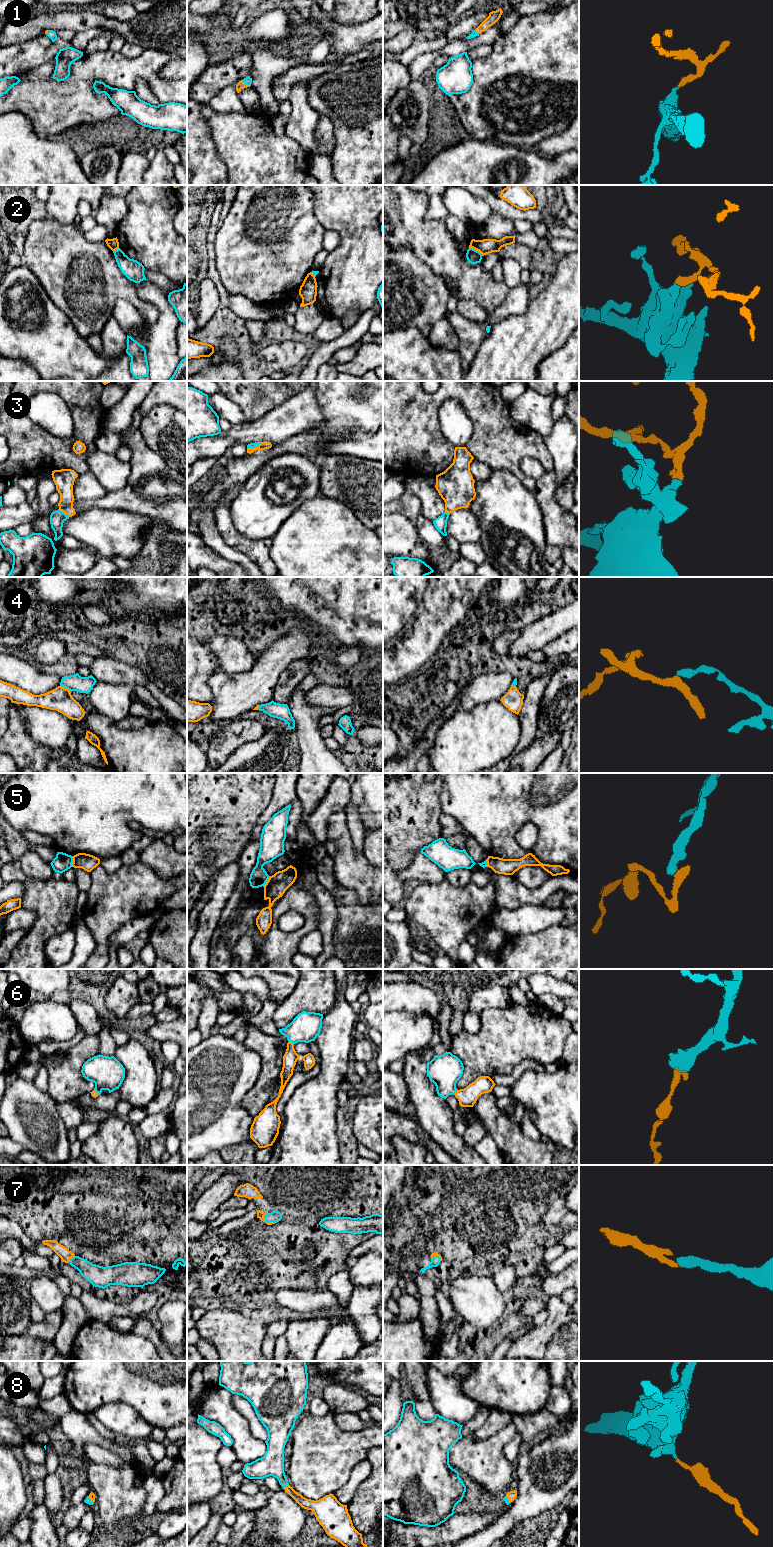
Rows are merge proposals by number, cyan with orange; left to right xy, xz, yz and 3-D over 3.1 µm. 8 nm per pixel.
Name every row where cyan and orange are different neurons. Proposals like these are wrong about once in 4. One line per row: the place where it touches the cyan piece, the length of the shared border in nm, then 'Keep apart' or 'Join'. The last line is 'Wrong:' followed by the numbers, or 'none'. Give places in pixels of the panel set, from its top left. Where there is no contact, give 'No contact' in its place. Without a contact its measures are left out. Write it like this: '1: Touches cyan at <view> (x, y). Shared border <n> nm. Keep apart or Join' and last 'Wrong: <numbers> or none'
1: Touches cyan at xz (246, 84). Shared border 80 nm. Join
2: Touches cyan at yz (476, 250). Shared border 130 nm. Keep apart
3: Touches cyan at xy (64, 513). Shared border 110 nm. Join
4: Touches cyan at xy (65, 687). Shared border 100 nm. Join
5: Touches cyan at xy (72, 861). Shared border 90 nm. Keep apart
6: Touches cyan at xz (291, 1041). Shared border 50 nm. Join
7: Touches cyan at xz (268, 1221). Shared border 120 nm. Join
8: Touches cyan at xz (286, 1485). Shared border 50 nm. Join
Wrong: 2, 5

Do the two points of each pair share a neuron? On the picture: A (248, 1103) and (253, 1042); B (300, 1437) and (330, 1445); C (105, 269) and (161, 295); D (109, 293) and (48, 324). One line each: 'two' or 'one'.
A: one
B: one
C: two
D: two

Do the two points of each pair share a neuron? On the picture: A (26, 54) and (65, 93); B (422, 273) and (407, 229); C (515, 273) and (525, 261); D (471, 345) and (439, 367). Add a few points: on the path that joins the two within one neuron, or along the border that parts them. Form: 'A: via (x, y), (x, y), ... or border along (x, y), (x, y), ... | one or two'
A: border along (54, 57), (16, 75) | two
B: border along (393, 249), (410, 248), (433, 271) | two
C: border along (502, 257), (513, 258), (522, 269) | two
D: border along (457, 349), (460, 355), (461, 367), (464, 370) | two

